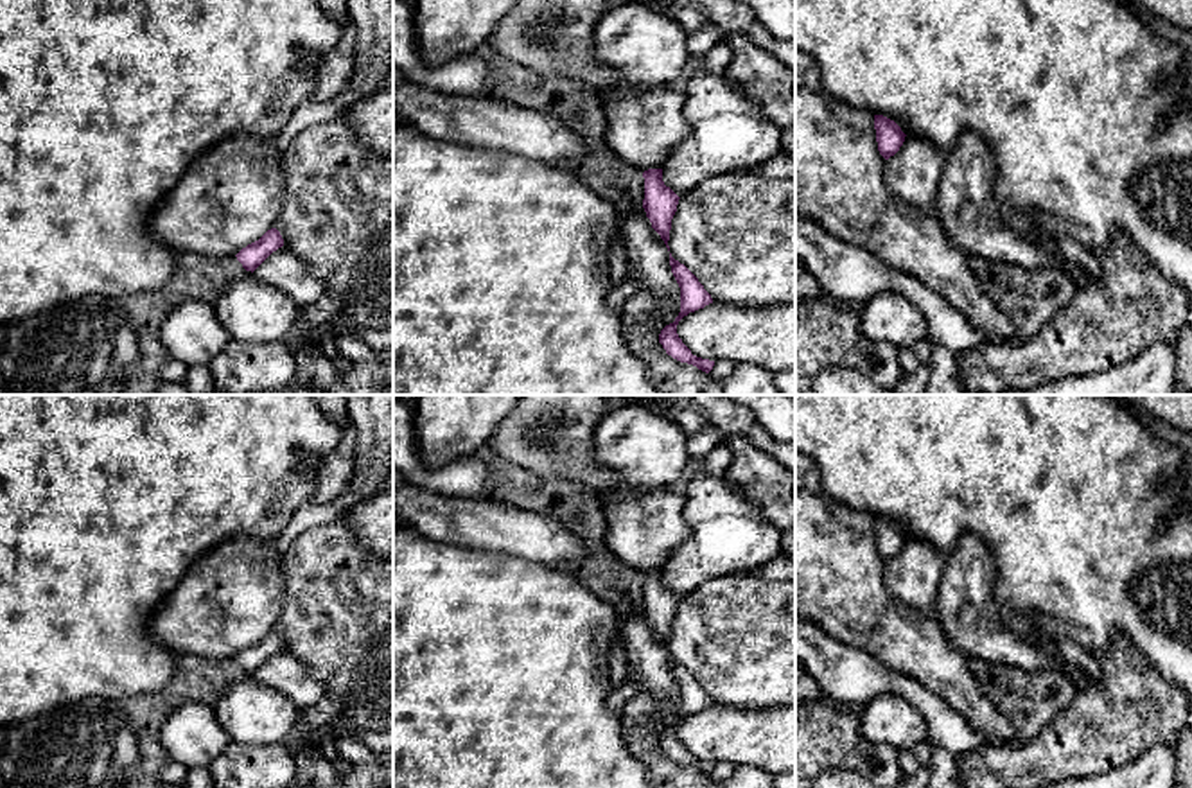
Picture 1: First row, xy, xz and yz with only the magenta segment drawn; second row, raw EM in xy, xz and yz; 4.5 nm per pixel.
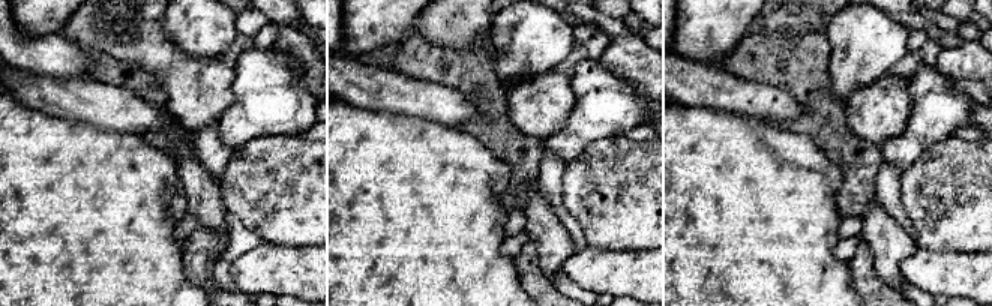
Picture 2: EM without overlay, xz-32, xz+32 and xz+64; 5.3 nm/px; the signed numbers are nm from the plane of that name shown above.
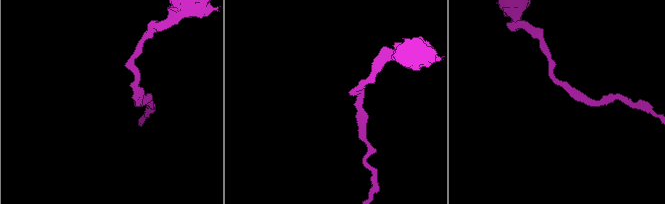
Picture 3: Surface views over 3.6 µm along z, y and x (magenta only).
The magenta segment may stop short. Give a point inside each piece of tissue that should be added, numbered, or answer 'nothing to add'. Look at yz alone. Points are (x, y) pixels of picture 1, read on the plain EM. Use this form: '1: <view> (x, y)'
nothing to add

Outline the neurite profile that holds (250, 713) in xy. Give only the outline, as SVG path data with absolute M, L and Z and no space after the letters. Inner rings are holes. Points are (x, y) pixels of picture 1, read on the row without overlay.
M251 673L233 680L214 711L232 741L246 745L284 743L300 716L287 696L262 686Z

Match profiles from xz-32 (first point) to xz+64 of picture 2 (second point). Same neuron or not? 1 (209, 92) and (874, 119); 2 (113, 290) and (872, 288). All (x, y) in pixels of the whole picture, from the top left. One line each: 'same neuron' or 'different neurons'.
1: same neuron
2: different neurons

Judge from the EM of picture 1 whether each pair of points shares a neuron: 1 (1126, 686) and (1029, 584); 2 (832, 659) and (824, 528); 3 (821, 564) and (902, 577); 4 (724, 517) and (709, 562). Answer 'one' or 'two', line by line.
1: two
2: two
3: two
4: one

